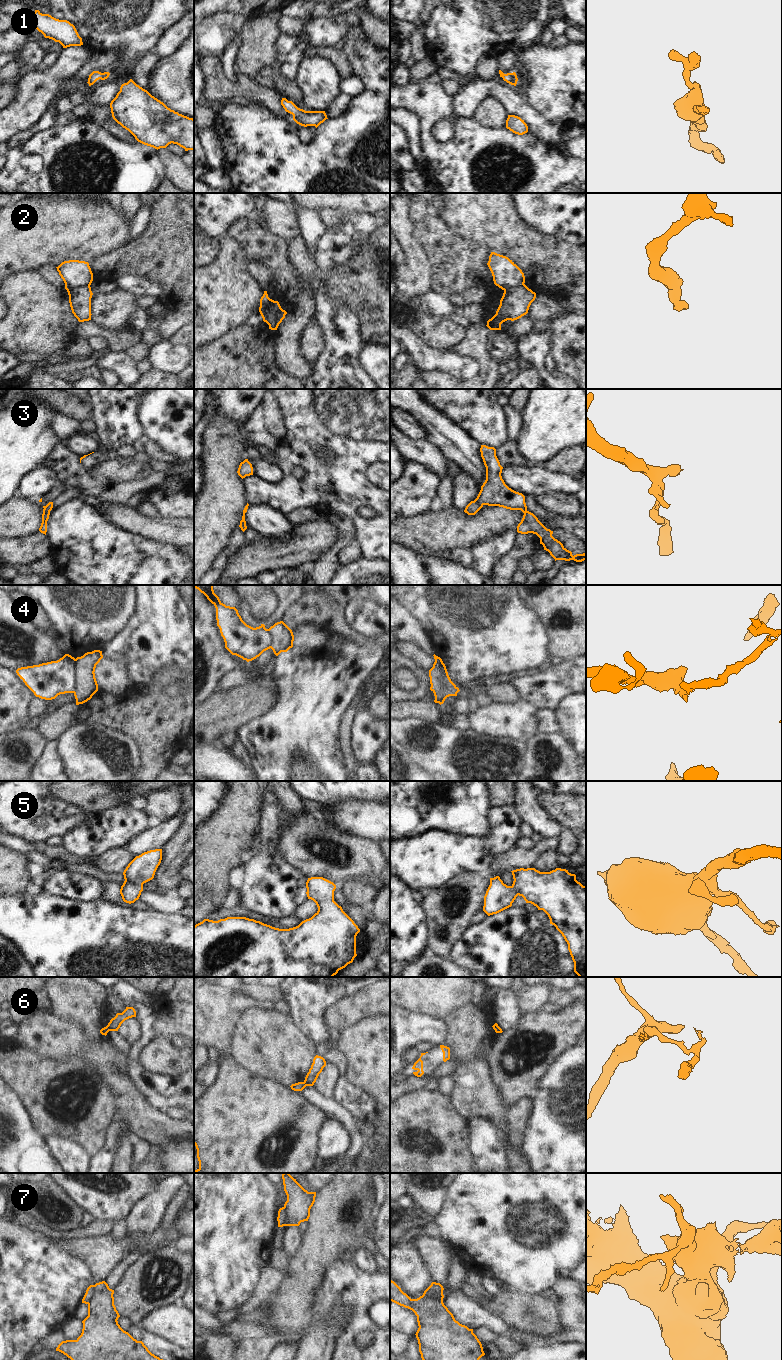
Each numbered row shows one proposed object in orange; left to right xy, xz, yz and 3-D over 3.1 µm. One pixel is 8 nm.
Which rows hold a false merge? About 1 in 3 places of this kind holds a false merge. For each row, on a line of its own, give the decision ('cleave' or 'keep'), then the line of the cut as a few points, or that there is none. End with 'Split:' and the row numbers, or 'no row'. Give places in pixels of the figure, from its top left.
1: keep; cut none
2: cleave; cut xy (89, 285), (78, 285), (67, 290)
3: keep; cut none
4: cleave; cut yz (444, 664), (440, 668), (440, 684), (445, 688)
5: keep; cut none
6: cleave; cut xz (303, 1082), (306, 1085)
7: cleave; cut yz (425, 1290), (430, 1295), (442, 1292)
Split: 2, 4, 6, 7

